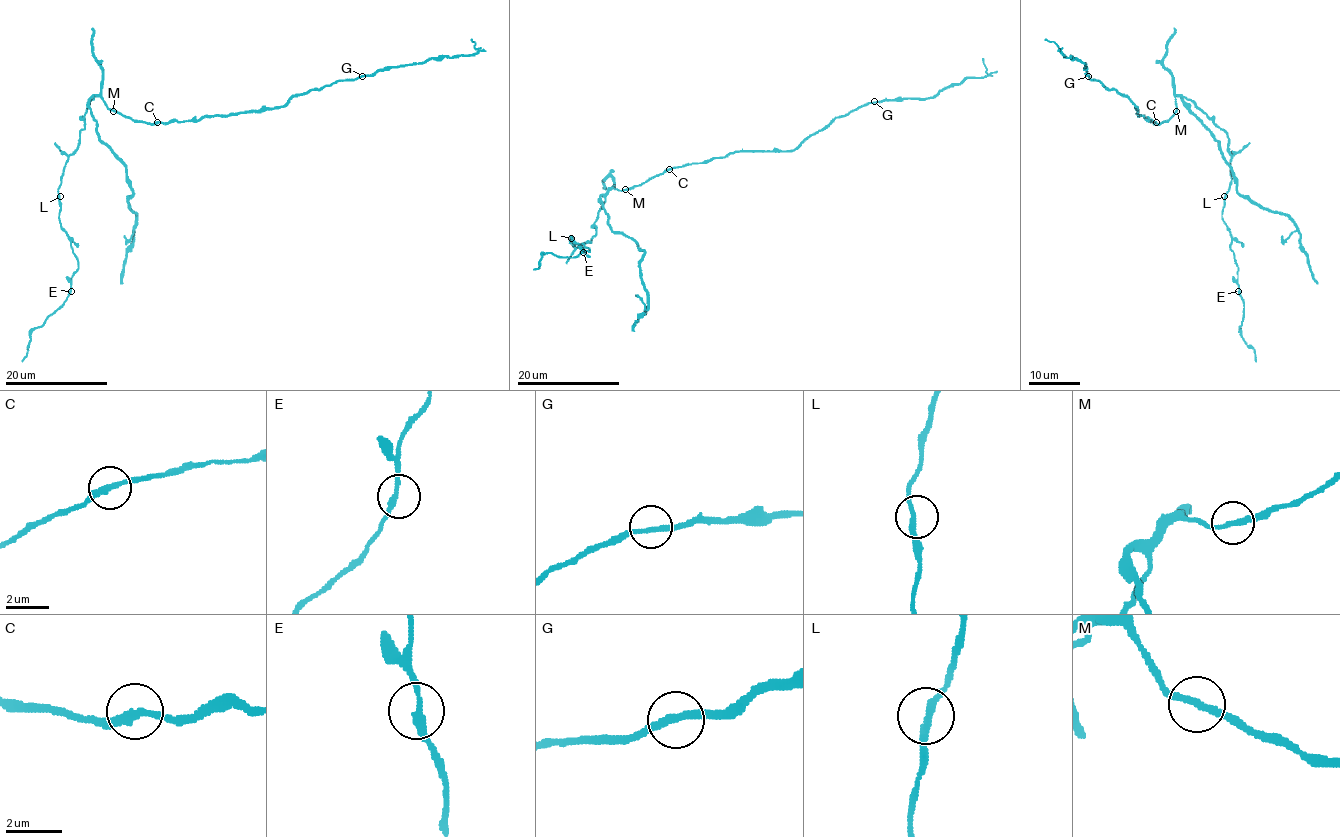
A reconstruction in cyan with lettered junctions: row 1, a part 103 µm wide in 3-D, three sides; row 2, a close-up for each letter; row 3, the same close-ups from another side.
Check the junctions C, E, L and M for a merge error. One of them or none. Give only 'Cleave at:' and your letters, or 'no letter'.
Cleave at: no letter

